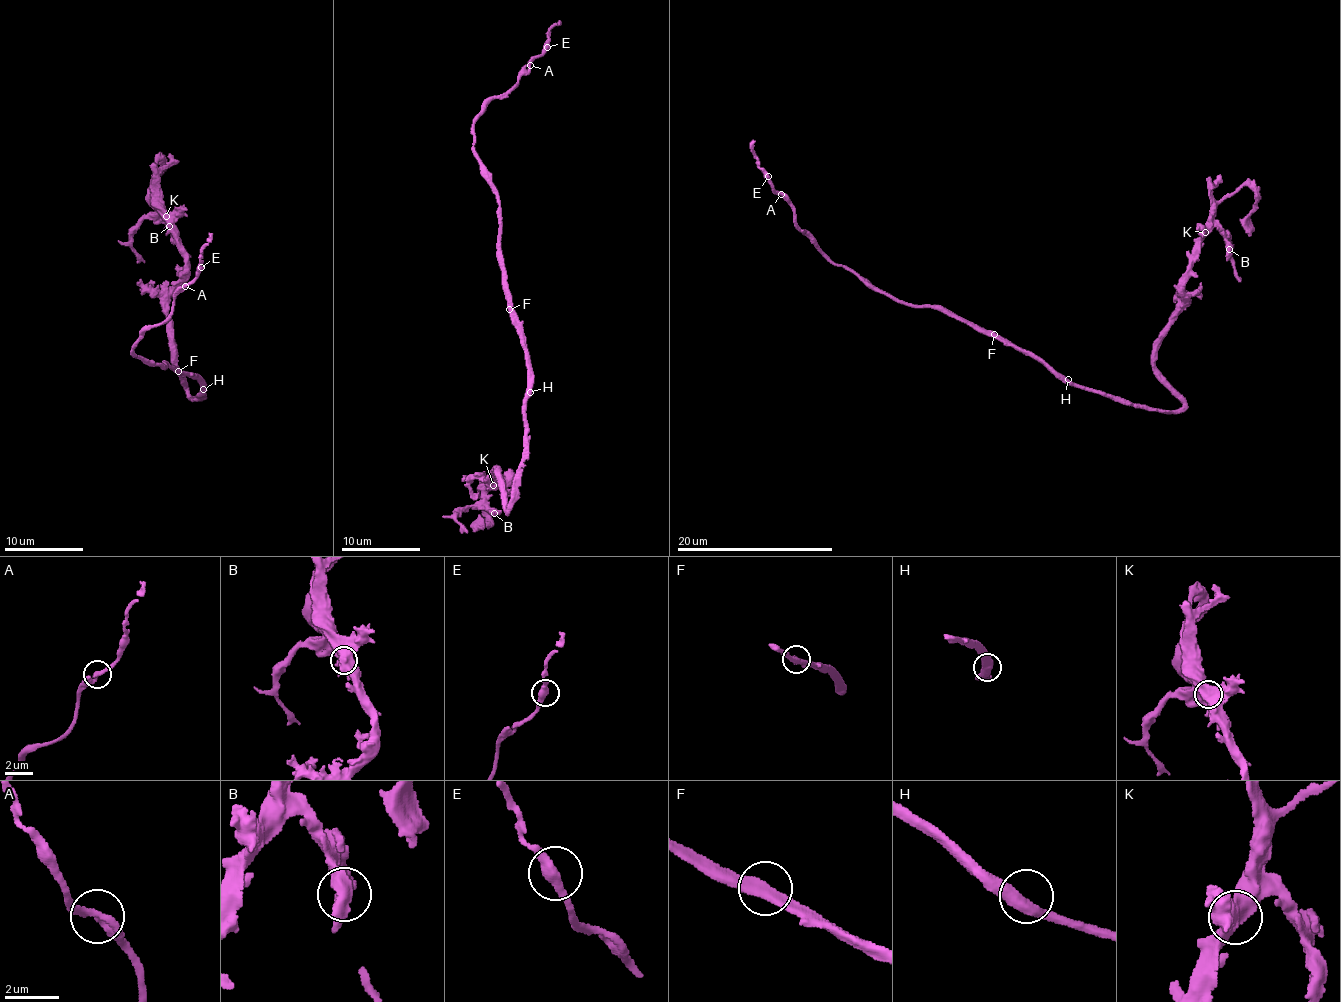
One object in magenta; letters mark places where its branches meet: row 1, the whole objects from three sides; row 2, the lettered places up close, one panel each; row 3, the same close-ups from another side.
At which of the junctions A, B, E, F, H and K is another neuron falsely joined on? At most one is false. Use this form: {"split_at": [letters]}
{"split_at": []}

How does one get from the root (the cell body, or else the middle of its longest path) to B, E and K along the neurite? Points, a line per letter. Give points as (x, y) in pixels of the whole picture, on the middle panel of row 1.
B: (528, 389), (525, 457), (507, 510), (498, 466), (492, 473), (497, 482), (512, 475), (487, 492), (494, 513)
E: (528, 389), (528, 359), (513, 320), (501, 252), (499, 203), (473, 146), (473, 123), (548, 47)
K: (528, 389), (525, 457), (507, 510), (498, 466), (492, 473), (497, 482), (512, 479), (512, 475), (492, 484)

